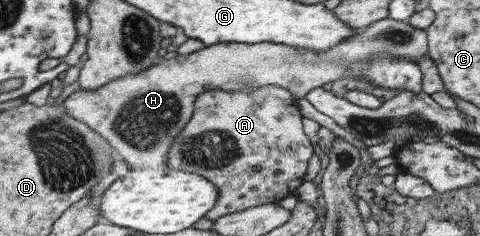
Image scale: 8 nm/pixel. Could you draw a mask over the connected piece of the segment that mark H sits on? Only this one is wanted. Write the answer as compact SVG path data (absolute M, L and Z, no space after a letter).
M385 17L355 29L355 32L351 37L341 39L336 46L318 53L273 42L219 43L188 55L178 54L144 72L117 78L95 91L79 89L63 103L69 115L105 137L118 150L118 157L127 162L131 169L165 169L169 166L167 159L173 141L192 119L197 96L209 90L239 92L275 84L291 90L298 99L326 82L344 78L351 62L385 54L391 59L405 58L418 63L428 53L425 29L415 28L407 20Z

